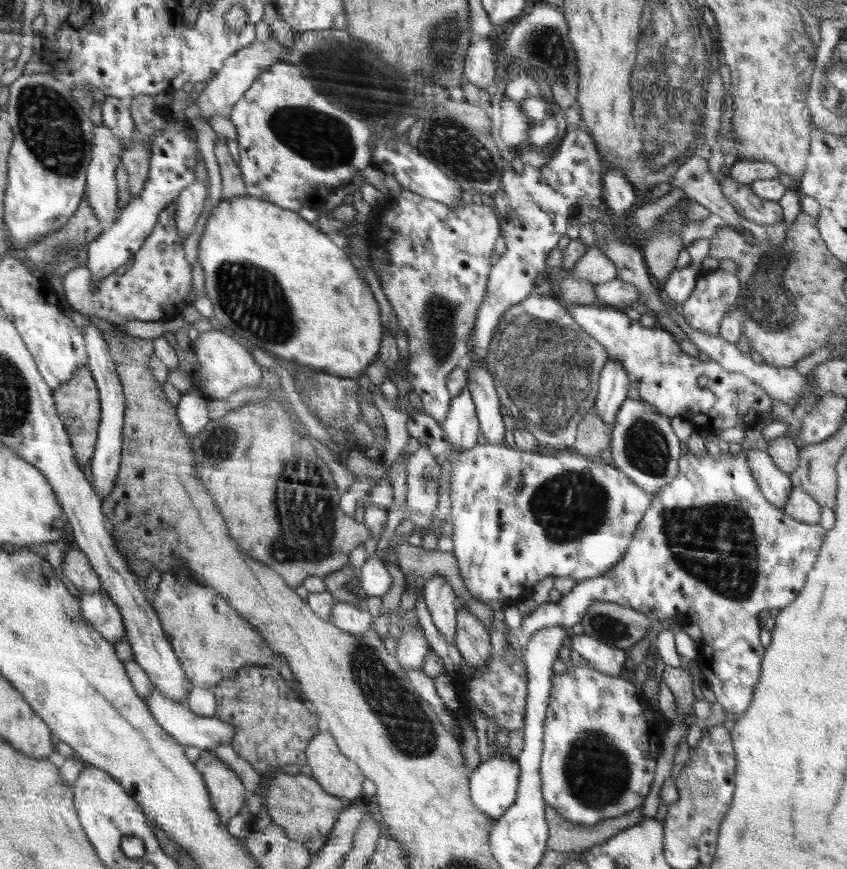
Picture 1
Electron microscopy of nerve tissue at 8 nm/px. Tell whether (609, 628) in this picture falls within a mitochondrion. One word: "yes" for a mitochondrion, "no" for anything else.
yes

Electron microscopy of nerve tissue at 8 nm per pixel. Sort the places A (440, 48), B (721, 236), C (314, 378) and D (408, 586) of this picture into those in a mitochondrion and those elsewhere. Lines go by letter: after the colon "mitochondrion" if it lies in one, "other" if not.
A: mitochondrion
B: other
C: other
D: other

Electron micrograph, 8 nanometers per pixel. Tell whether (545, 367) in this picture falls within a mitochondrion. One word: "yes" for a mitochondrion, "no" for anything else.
yes

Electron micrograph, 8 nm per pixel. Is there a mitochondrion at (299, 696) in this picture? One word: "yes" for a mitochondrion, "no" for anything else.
no

